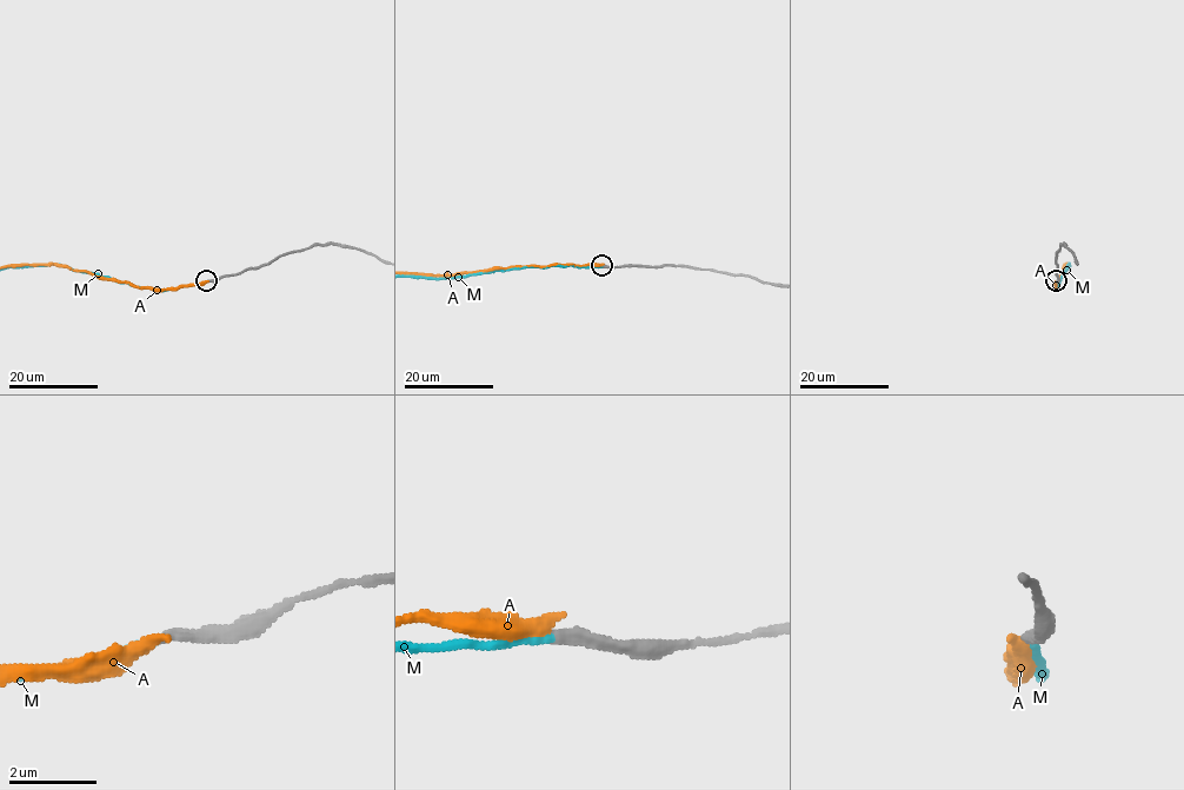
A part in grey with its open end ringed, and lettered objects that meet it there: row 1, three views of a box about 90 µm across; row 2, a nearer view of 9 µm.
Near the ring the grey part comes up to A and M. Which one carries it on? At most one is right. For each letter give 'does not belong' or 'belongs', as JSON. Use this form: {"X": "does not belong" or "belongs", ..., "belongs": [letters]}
{"A": "does not belong", "M": "belongs", "belongs": ["M"]}

